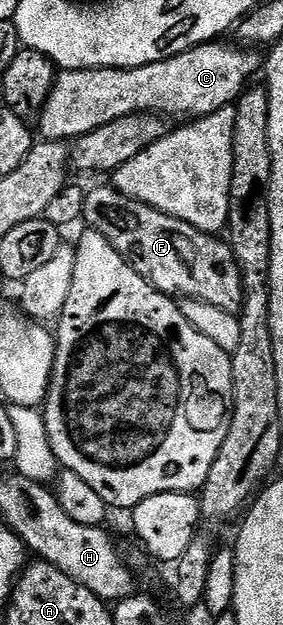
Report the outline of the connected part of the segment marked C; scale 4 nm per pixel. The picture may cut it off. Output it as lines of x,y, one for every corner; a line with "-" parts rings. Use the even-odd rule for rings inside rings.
213,41
190,49
186,53
178,53
166,61
141,67
99,67
60,71
50,89
50,97
46,101
44,112
40,115
38,131
40,130
44,134
41,136
48,141
75,141
102,125
110,125
110,121
118,121
118,117
143,111
165,117
181,115
181,120
191,121
201,119
202,116
214,113
223,107
233,106
253,82
252,74
262,67
262,55
260,57
256,52
259,50
236,47
227,47
224,41

